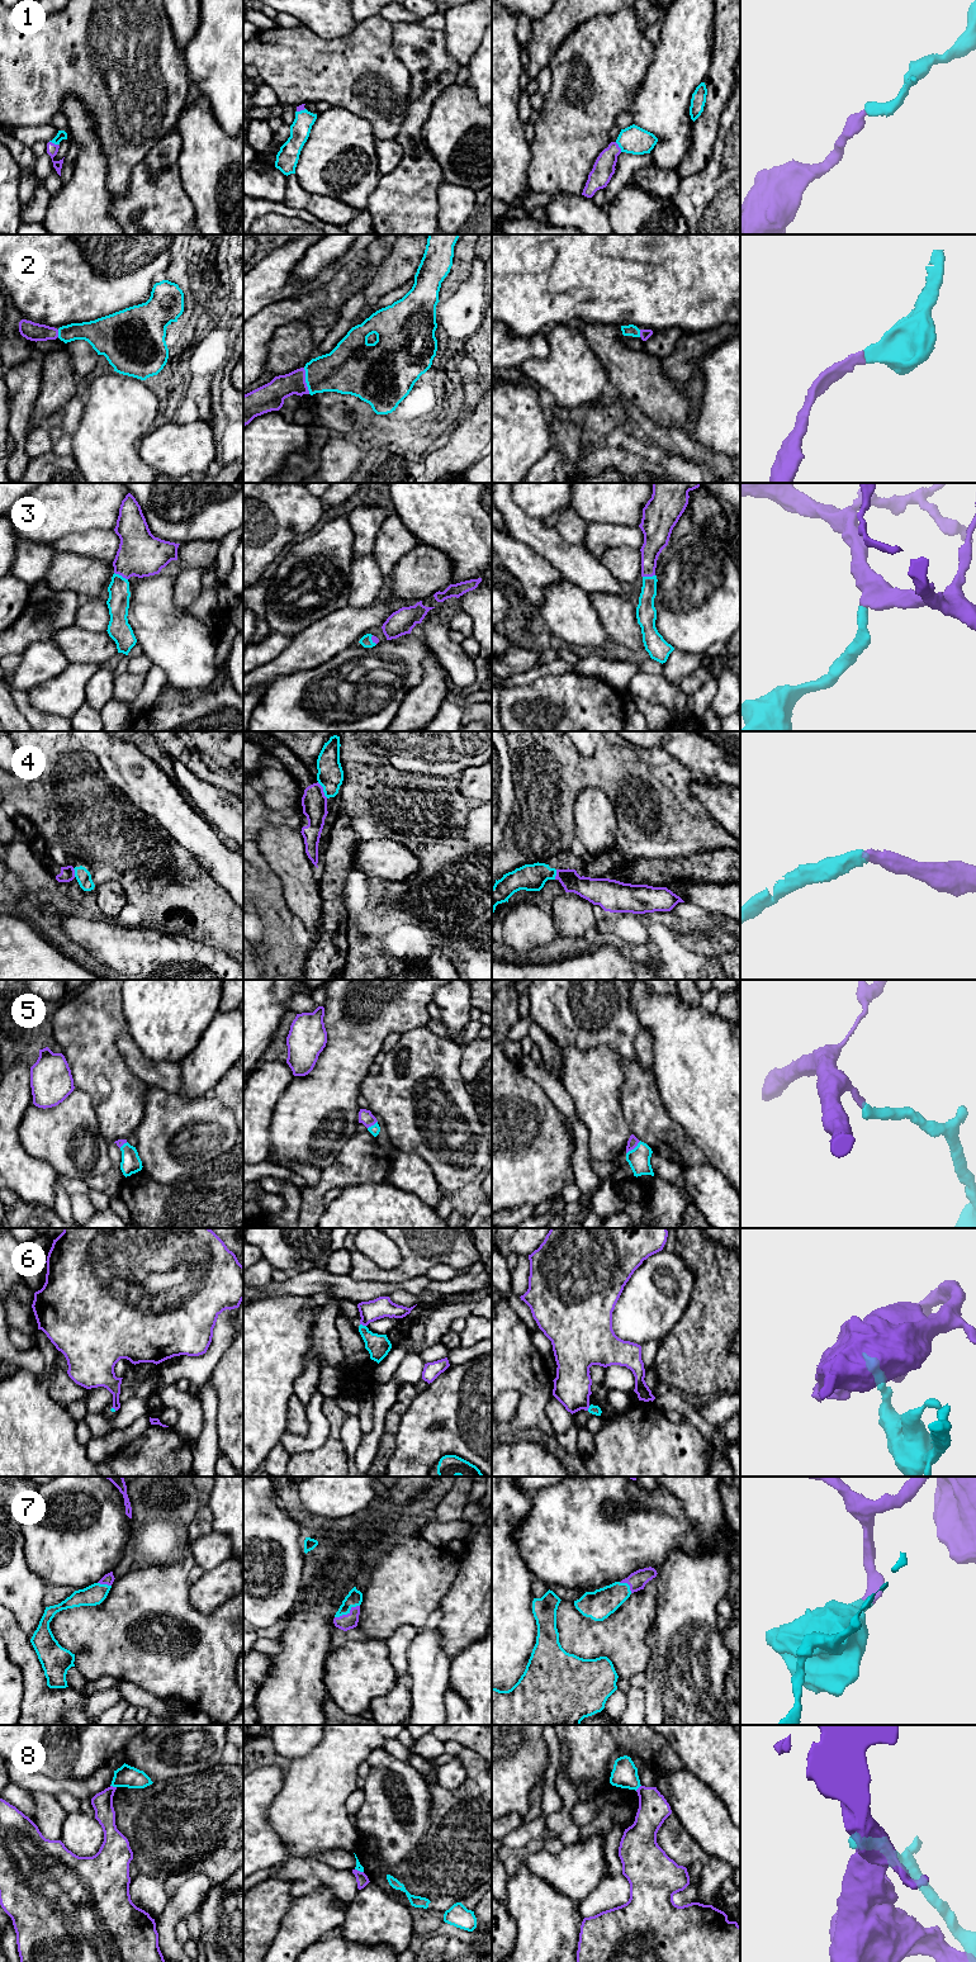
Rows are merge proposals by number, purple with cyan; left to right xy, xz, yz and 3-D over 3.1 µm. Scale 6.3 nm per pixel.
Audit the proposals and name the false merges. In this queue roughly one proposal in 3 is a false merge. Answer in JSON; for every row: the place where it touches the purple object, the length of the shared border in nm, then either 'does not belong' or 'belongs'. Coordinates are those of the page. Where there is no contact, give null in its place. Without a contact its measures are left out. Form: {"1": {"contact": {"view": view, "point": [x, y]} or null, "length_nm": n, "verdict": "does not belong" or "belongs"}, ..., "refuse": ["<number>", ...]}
{"1": {"contact": {"view": "yz", "point": [619, 147]}, "length_nm": 80, "verdict": "belongs"}, "2": {"contact": {"view": "xz", "point": [304, 380]}, "length_nm": 170, "verdict": "belongs"}, "3": {"contact": {"view": "xy", "point": [121, 574]}, "length_nm": 100, "verdict": "belongs"}, "4": {"contact": {"view": "xz", "point": [322, 790]}, "length_nm": 120, "verdict": "does not belong"}, "5": {"contact": {"view": "yz", "point": [633, 1148]}, "length_nm": 130, "verdict": "belongs"}, "6": {"contact": {"view": "xz", "point": [363, 1325]}, "length_nm": 40, "verdict": "does not belong"}, "7": {"contact": {"view": "xz", "point": [347, 1614]}, "length_nm": 180, "verdict": "belongs"}, "8": {"contact": {"view": "xy", "point": [112, 1786]}, "length_nm": 40, "verdict": "does not belong"}, "refuse": ["4", "6", "8"]}

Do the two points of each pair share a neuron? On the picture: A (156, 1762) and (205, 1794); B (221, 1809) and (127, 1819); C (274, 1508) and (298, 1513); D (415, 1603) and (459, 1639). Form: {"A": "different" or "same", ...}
{"A": "different", "B": "same", "C": "different", "D": "different"}

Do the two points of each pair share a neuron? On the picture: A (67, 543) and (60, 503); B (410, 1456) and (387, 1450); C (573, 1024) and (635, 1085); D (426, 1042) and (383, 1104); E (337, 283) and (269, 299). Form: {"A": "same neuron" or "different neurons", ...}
{"A": "different neurons", "B": "different neurons", "C": "same neuron", "D": "same neuron", "E": "same neuron"}

